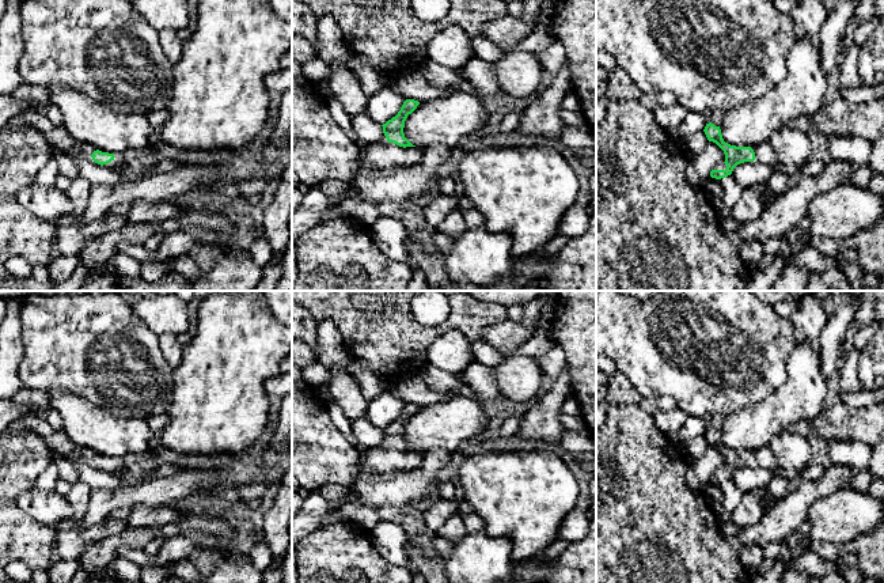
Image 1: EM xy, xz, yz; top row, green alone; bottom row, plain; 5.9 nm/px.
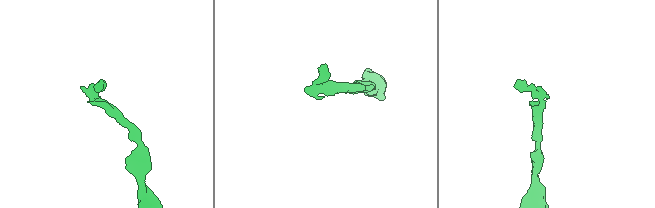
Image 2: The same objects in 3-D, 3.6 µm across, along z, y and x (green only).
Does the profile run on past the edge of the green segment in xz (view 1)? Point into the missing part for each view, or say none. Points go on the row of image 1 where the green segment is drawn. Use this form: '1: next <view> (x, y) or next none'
1: next xz (382, 154)

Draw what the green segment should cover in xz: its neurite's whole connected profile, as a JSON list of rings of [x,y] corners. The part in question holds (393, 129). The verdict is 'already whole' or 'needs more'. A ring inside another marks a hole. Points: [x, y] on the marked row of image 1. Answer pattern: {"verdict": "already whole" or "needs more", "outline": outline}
{"verdict": "needs more", "outline": [[[406,99],[398,114],[382,125],[387,140],[367,143],[367,145],[360,149],[358,169],[361,164],[372,169],[411,166],[424,159],[424,154],[413,145],[403,133],[407,116],[411,114],[418,105],[418,101]]]}

